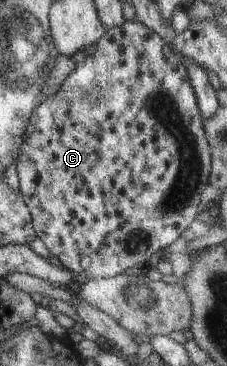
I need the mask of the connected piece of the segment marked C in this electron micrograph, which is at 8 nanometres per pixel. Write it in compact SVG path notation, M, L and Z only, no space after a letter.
M136 19L106 29L104 36L96 43L94 54L89 55L82 64L76 65L74 72L66 76L58 92L45 97L38 104L38 108L34 108L26 126L26 136L22 138L16 168L20 180L20 194L32 216L36 236L60 260L61 266L74 272L79 280L108 279L125 273L126 269L135 264L148 261L154 252L172 244L197 218L198 211L202 208L200 194L209 184L211 173L210 145L204 132L197 96L182 56L178 56L171 44Z

